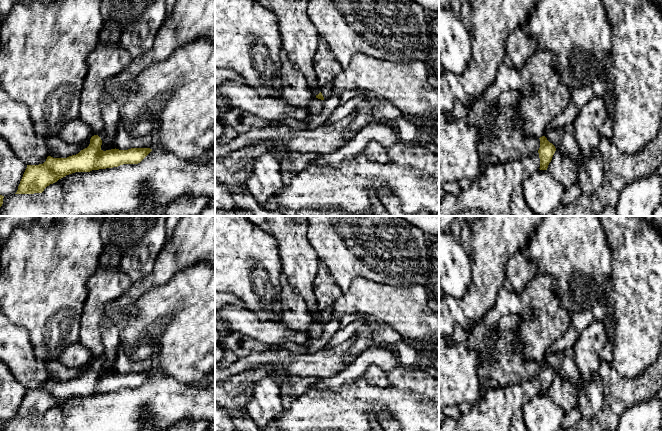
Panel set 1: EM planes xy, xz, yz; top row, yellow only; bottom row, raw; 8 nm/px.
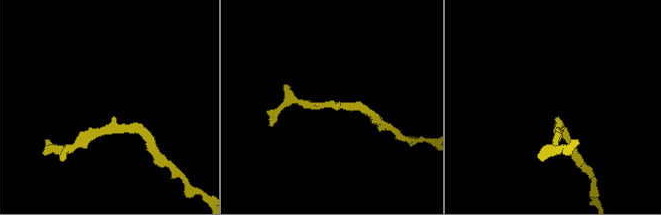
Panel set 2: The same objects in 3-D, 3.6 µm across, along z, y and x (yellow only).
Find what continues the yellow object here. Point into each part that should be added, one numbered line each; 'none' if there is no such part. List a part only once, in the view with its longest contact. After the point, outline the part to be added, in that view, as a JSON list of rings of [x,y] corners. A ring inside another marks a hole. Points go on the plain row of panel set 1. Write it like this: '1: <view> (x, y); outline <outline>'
1: xz (326, 315); outline [[[329,307],[326,310],[324,310],[323,312],[321,312],[321,317],[322,317],[324,323],[329,321],[330,319],[332,319],[333,318],[332,317],[332,308]]]

